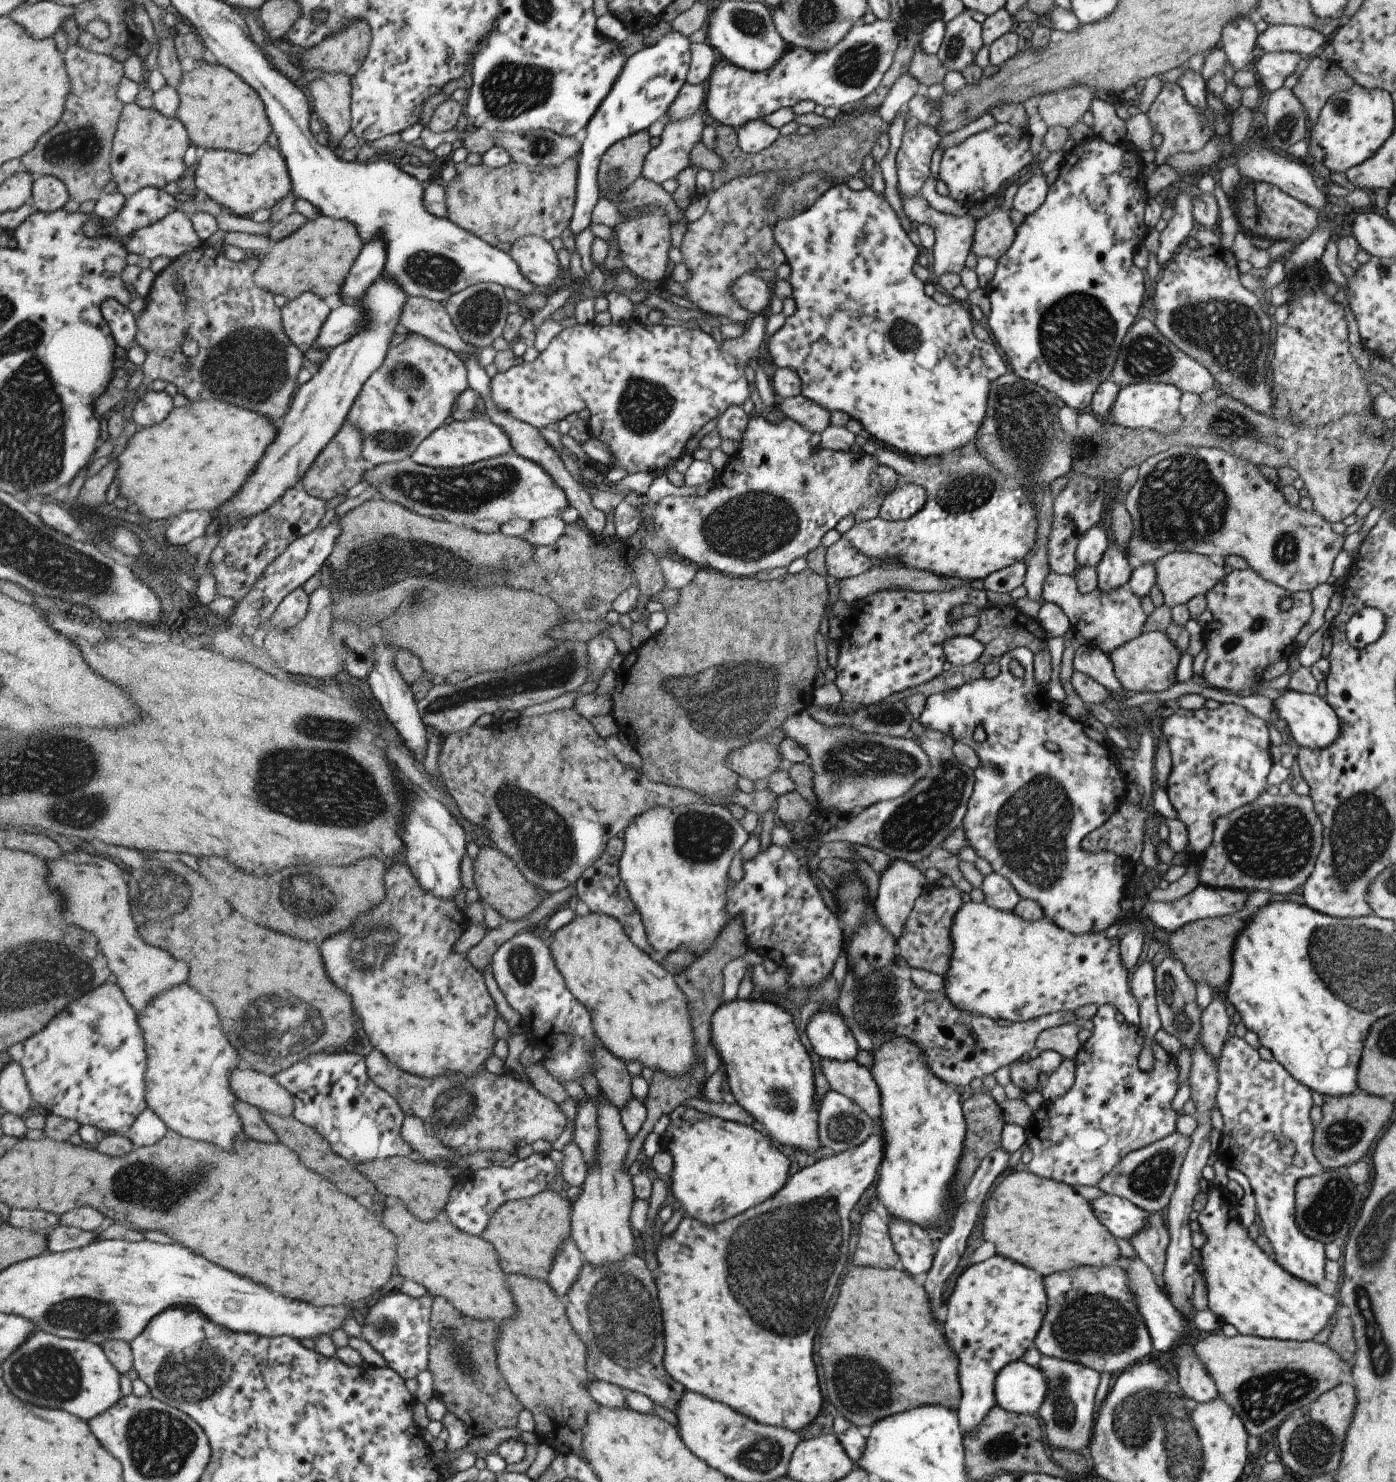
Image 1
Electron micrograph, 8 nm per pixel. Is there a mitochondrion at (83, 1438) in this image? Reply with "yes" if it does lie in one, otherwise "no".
no

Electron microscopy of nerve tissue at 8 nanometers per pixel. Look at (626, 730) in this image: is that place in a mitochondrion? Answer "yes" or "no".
no

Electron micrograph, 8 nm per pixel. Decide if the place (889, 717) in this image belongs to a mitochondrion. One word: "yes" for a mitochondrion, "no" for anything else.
yes

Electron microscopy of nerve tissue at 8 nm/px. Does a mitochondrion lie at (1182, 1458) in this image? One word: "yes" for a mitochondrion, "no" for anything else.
yes

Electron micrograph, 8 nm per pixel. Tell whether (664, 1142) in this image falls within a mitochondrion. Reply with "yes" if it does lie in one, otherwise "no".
no

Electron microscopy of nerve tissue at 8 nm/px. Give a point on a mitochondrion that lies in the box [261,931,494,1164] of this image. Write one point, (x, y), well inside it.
(457, 1105)

